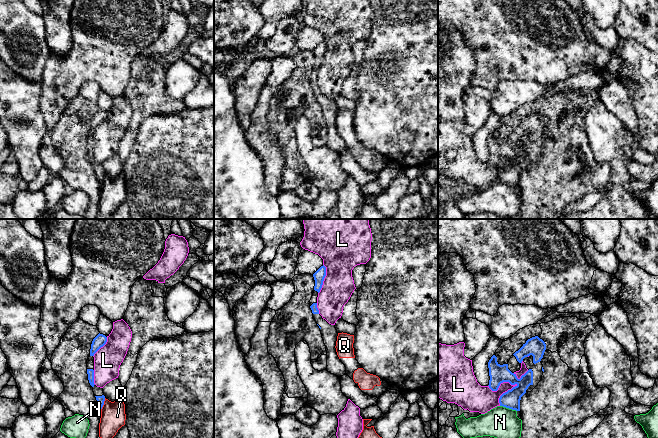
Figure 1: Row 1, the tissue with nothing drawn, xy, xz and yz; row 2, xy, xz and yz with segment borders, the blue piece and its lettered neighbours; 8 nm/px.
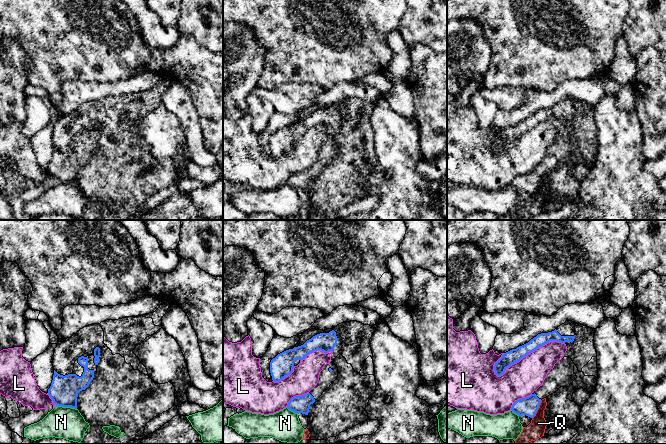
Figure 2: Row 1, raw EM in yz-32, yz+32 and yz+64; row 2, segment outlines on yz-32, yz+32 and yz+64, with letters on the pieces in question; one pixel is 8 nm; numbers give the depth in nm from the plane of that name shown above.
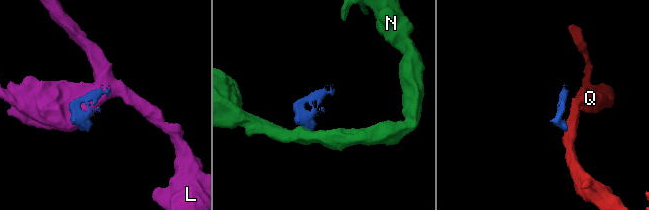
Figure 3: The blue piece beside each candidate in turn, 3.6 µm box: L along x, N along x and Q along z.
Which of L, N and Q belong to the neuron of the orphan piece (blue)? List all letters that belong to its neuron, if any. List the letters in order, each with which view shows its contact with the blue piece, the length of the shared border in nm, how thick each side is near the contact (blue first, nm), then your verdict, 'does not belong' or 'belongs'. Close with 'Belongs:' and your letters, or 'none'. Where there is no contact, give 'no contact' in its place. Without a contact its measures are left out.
L: meets blue in yz; contact 240 nm long; 150 nm thick on the blue side, 220 nm on the other; does not belong
N: meets blue in yz; contact 140 nm long; 140 nm thick on the blue side, 260 nm on the other; does not belong
Q: meets blue in xy; contact 100 nm long; 60 nm thick on the blue side, 200 nm on the other; does not belong
Belongs: none

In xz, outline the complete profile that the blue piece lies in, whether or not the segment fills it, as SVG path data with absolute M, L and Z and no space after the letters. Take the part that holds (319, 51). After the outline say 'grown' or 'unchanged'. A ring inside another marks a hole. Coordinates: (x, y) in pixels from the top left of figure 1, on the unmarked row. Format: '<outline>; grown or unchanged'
M321 42L314 50L315 62L314 69L310 76L310 84L313 89L313 93L320 104L322 114L324 116L324 120L326 122L327 127L327 144L326 146L331 150L334 150L338 153L346 150L346 143L339 135L336 128L336 117L337 117L337 106L335 101L329 100L322 92L319 90L319 86L317 84L317 73L320 68L324 54L326 52L326 43Z; grown

